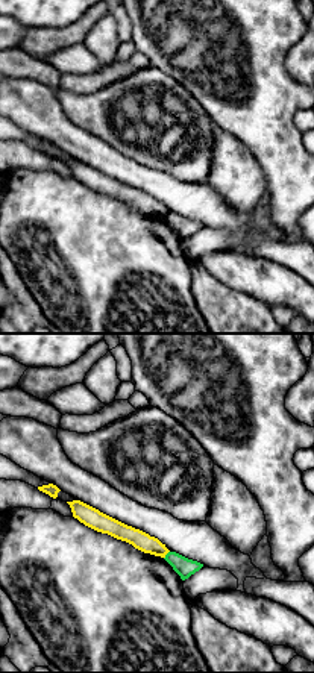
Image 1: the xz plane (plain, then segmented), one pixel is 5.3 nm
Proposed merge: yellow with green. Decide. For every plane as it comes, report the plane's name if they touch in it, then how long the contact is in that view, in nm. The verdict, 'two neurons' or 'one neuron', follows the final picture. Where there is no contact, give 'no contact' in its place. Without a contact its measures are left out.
meets yellow in xz; contact 50 nm long

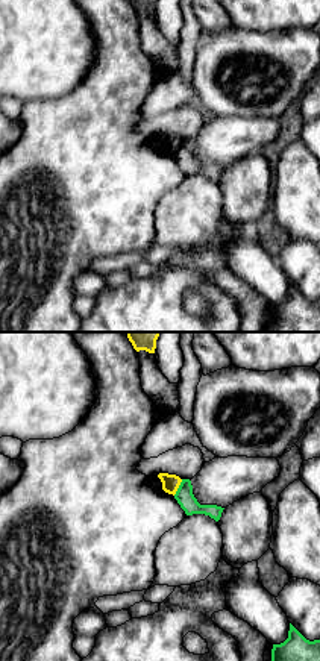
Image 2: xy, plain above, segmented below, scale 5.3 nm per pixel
meets yellow in xy; contact 100 nm long

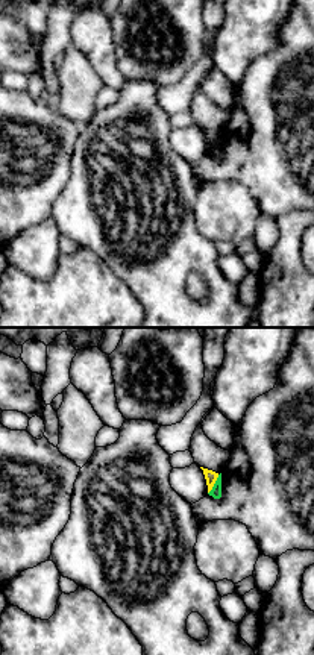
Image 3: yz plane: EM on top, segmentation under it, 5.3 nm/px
meets yellow in yz; contact 120 nm long

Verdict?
two neurons

